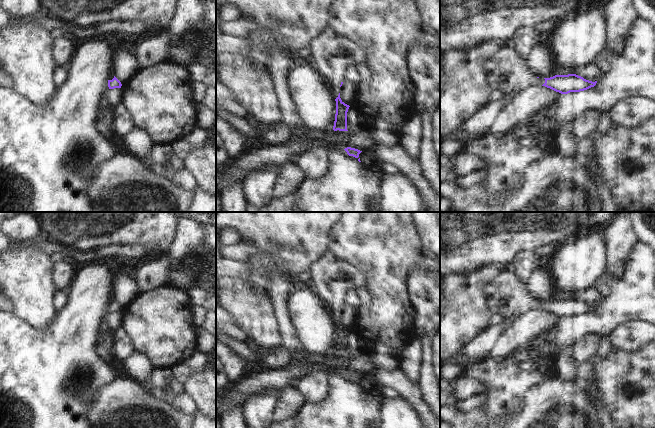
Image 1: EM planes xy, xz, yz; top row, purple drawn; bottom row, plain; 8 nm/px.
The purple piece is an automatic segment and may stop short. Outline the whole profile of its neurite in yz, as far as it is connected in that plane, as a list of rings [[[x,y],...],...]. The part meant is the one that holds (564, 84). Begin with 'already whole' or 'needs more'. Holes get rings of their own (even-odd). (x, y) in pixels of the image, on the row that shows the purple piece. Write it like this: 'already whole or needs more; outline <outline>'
already whole; outline [[[576,74],[555,75],[544,79],[545,83],[542,86],[550,88],[561,94],[584,91],[594,87],[597,83],[597,81],[592,82]]]

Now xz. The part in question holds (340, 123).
already whole; outline [[[340,93],[338,97],[335,99],[335,101],[336,101],[336,114],[335,114],[333,130],[348,131],[347,130],[347,112],[350,106],[345,104],[341,100]]]

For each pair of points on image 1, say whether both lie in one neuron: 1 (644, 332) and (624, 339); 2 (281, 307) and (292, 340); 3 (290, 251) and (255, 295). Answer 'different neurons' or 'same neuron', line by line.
1: same neuron
2: same neuron
3: different neurons

